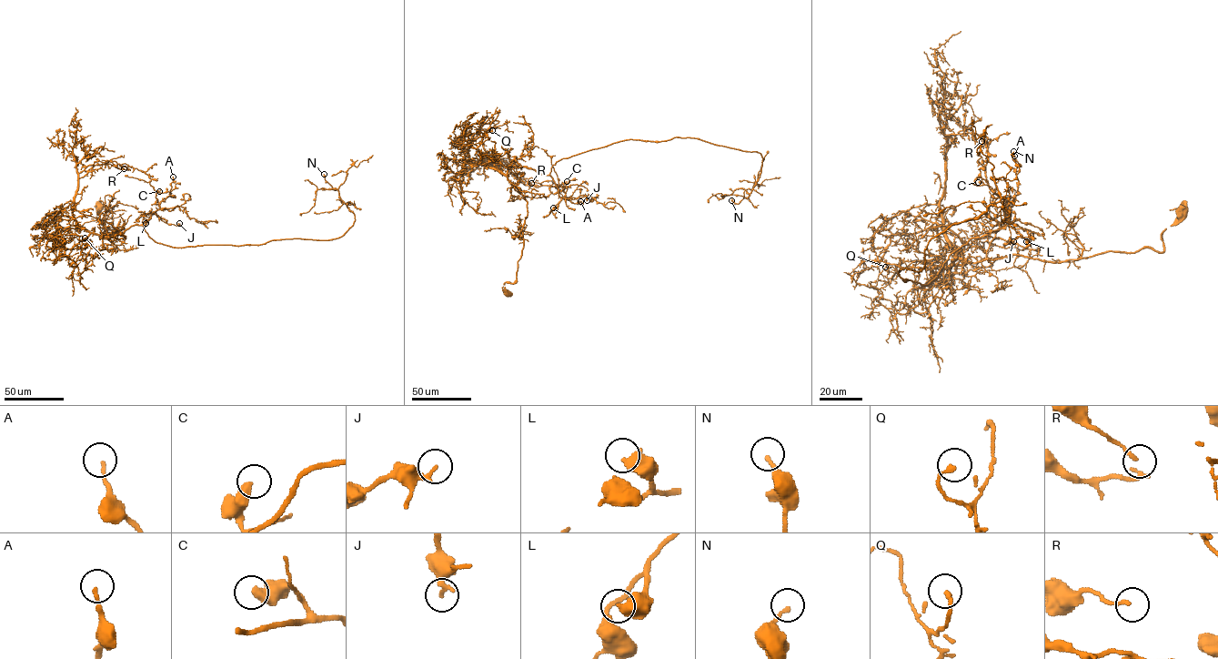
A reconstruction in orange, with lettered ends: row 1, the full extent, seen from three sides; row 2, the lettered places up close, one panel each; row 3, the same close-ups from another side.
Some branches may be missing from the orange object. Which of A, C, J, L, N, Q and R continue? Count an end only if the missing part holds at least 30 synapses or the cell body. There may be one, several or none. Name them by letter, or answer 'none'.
none

